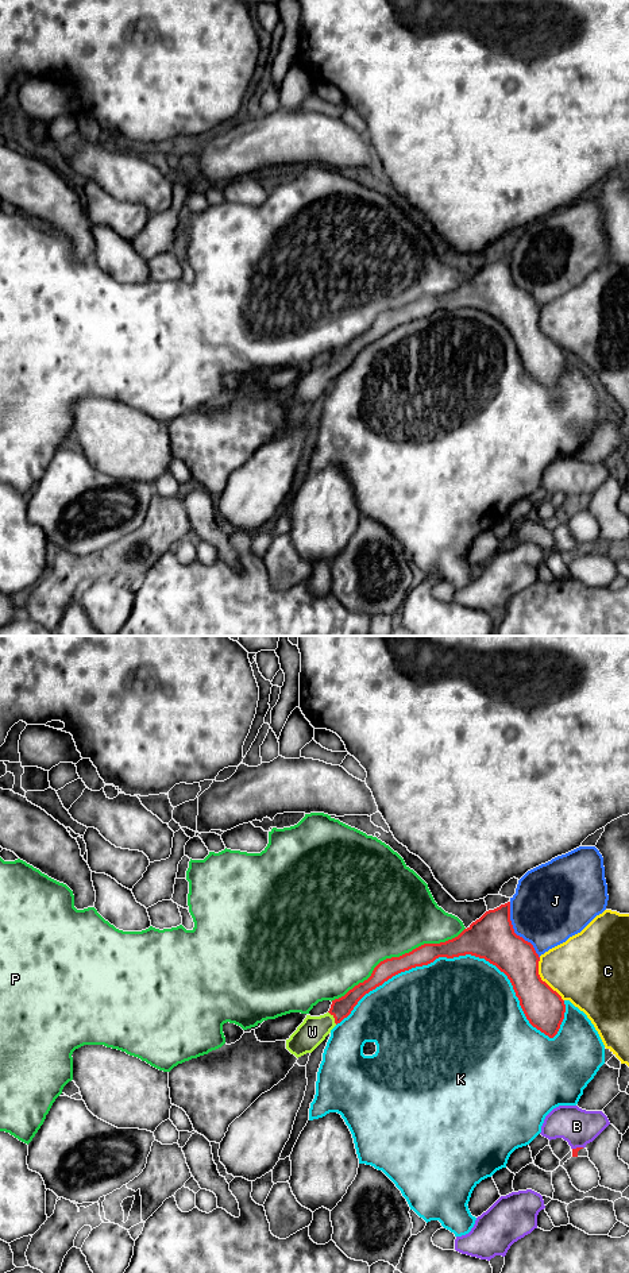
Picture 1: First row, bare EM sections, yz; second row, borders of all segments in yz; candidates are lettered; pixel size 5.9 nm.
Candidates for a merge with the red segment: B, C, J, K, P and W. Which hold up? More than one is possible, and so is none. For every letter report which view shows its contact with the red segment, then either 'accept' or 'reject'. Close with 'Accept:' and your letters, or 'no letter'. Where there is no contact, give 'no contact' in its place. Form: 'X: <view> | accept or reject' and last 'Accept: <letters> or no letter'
B: yz | reject
C: yz | reject
J: yz | reject
K: yz | reject
P: yz | reject
W: yz | accept
Accept: W

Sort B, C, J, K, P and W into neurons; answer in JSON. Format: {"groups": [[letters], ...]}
{"groups": [["B"], ["C"], ["J"], ["K"], ["P"], ["W"]]}

